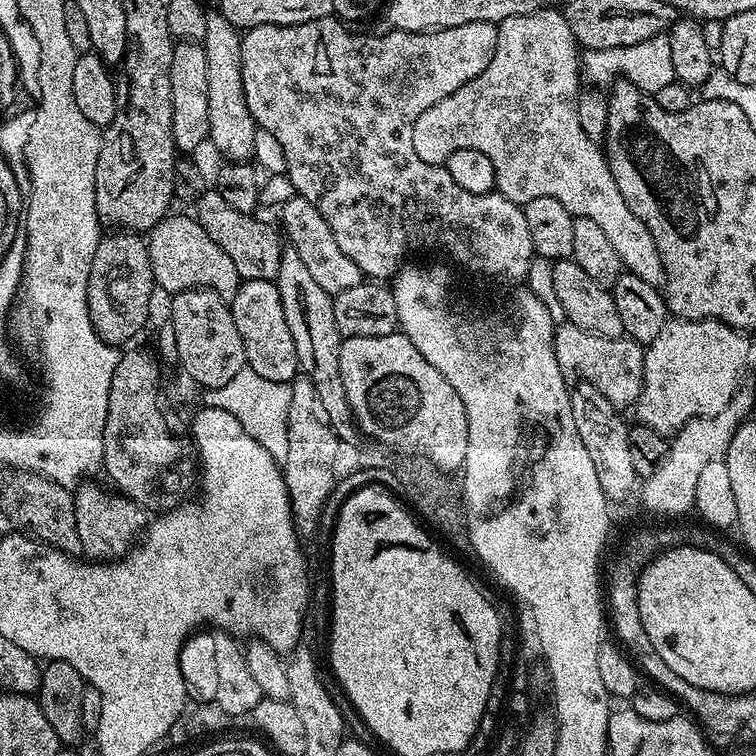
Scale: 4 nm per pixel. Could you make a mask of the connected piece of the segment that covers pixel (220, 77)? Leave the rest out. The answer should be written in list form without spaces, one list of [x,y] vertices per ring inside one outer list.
[[[219,12],[209,13],[202,33],[202,47],[206,54],[206,82],[208,83],[208,135],[228,162],[248,162],[254,157],[254,134],[258,125],[246,106],[242,70],[240,69],[241,33]]]

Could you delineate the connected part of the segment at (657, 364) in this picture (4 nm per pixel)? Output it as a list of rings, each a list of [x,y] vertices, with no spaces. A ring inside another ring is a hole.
[[[669,319],[662,334],[647,345],[644,353],[644,385],[640,399],[634,405],[635,419],[656,432],[675,434],[691,420],[718,415],[741,387],[740,375],[748,364],[748,340],[744,336],[747,335],[743,331],[734,330],[717,320]]]

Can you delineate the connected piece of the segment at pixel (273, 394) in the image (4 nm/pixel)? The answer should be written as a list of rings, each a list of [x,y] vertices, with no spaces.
[[[245,366],[226,382],[226,386],[207,393],[207,403],[214,408],[229,412],[250,434],[250,438],[259,442],[273,458],[283,458],[288,452],[288,415],[290,414],[291,387],[287,384],[270,382],[254,370]]]

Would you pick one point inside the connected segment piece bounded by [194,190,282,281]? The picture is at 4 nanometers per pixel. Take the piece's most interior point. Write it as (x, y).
(253, 246)

